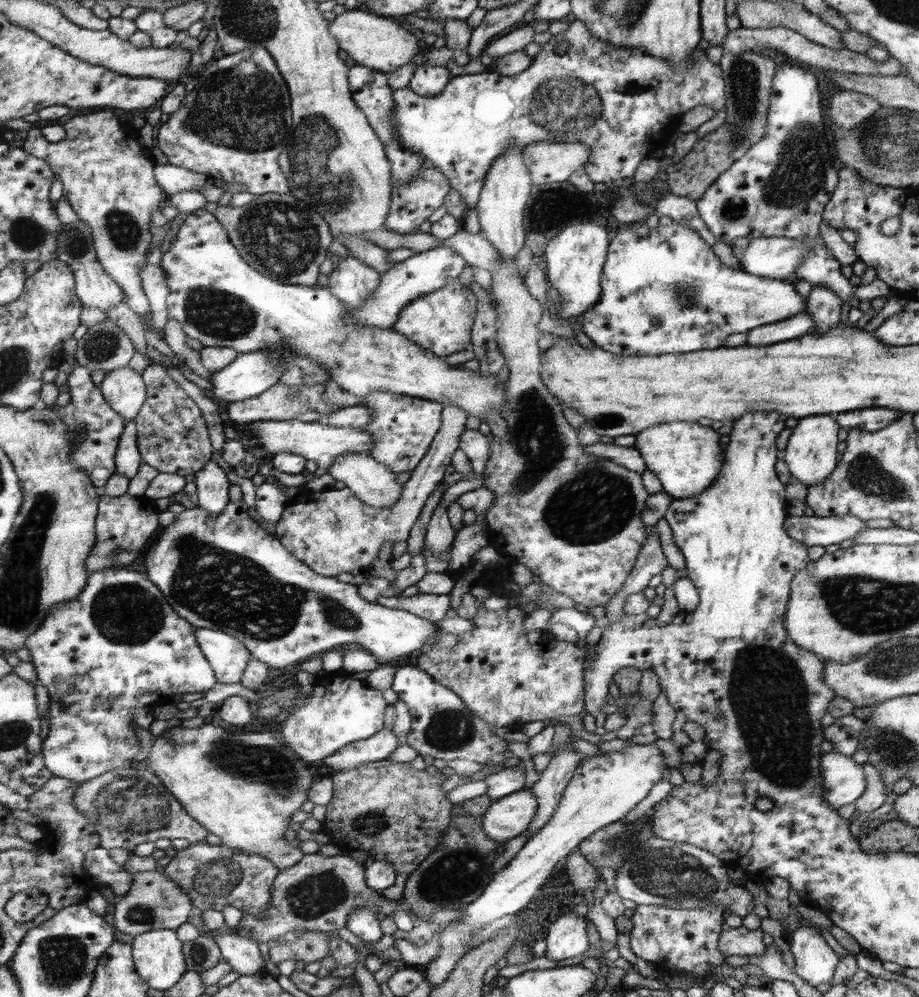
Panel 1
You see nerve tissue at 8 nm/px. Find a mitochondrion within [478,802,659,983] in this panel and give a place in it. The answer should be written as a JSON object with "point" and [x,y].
{"point":[618,843]}

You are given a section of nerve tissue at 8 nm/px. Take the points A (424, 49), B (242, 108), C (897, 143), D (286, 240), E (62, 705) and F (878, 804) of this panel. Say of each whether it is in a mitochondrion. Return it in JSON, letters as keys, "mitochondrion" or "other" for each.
{"A":"other","B":"mitochondrion","C":"mitochondrion","D":"mitochondrion","E":"other","F":"other"}

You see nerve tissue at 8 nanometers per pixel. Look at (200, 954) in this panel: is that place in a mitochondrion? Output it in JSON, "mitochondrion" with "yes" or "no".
{"mitochondrion":"yes"}

